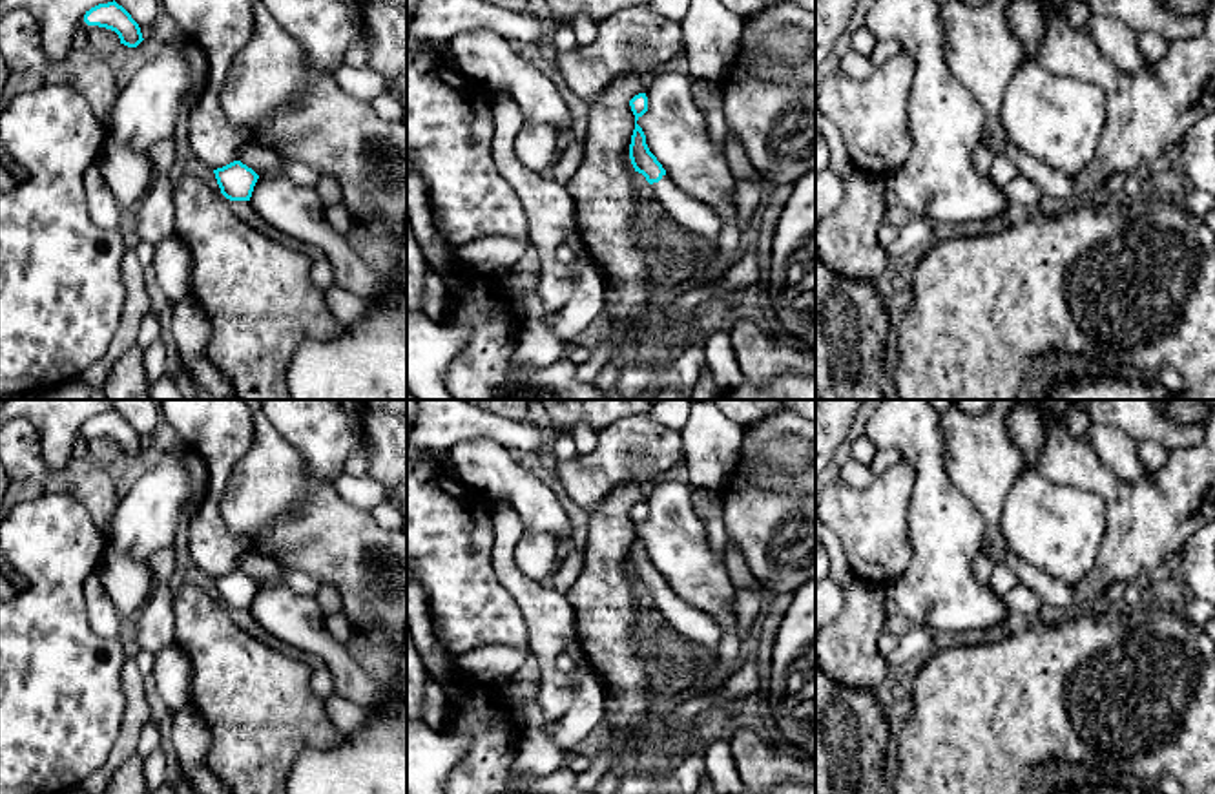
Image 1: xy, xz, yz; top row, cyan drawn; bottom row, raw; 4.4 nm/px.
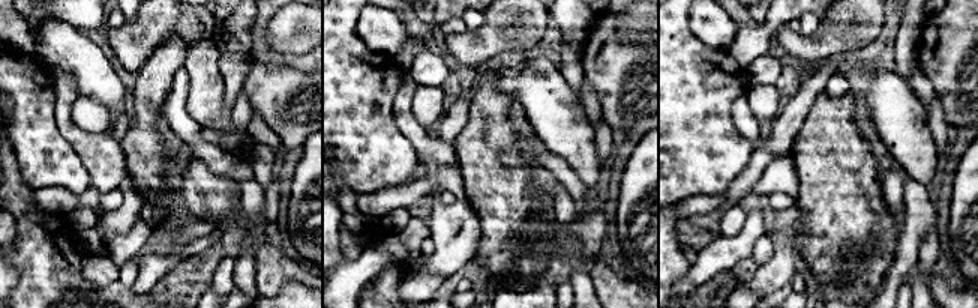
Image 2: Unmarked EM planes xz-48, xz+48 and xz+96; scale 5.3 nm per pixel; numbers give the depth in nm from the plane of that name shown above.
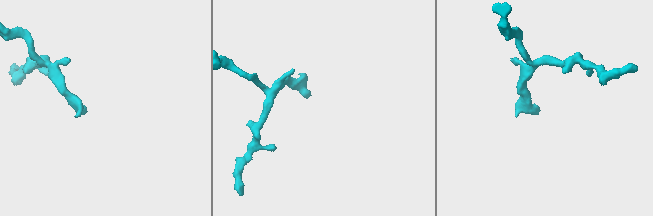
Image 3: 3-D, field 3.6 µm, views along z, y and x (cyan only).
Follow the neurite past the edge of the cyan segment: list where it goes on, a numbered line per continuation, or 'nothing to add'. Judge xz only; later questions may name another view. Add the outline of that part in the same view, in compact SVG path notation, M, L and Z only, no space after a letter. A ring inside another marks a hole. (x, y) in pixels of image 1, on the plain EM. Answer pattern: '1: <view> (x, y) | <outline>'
1: xz (694, 625) | M670 584L649 593L651 606L664 617L664 624L679 632L684 639L702 646L711 663L717 663L717 646L722 639L722 628L704 611L684 602Z

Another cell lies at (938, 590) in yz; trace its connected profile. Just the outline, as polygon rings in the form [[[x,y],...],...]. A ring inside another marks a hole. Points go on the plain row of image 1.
[[[883,400],[867,422],[865,436],[881,449],[896,449],[903,462],[916,473],[909,502],[909,538],[912,559],[901,579],[892,582],[887,591],[907,615],[910,624],[923,626],[932,633],[963,633],[985,630],[1011,617],[1005,602],[989,586],[981,586],[972,573],[972,560],[983,551],[985,522],[971,500],[952,484],[945,467],[947,436],[941,427],[941,416],[929,400]]]

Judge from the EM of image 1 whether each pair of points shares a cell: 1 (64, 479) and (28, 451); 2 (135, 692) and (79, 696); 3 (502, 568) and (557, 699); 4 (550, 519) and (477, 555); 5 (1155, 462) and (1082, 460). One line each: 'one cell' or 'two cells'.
1: one cell
2: two cells
3: one cell
4: two cells
5: two cells

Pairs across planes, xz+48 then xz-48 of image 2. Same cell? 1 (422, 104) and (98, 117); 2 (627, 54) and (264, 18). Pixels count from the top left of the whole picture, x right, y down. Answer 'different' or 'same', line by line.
1: same
2: different

